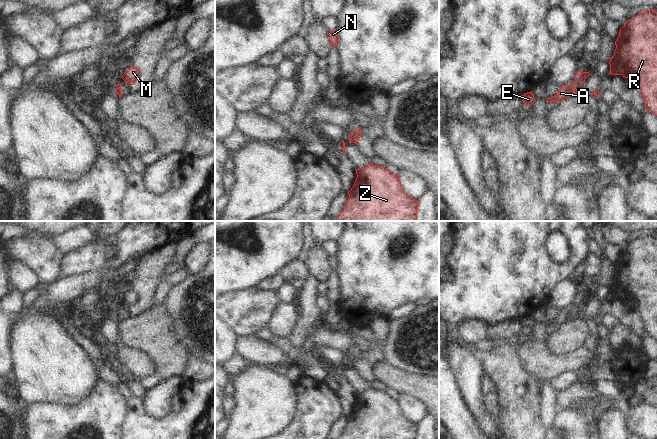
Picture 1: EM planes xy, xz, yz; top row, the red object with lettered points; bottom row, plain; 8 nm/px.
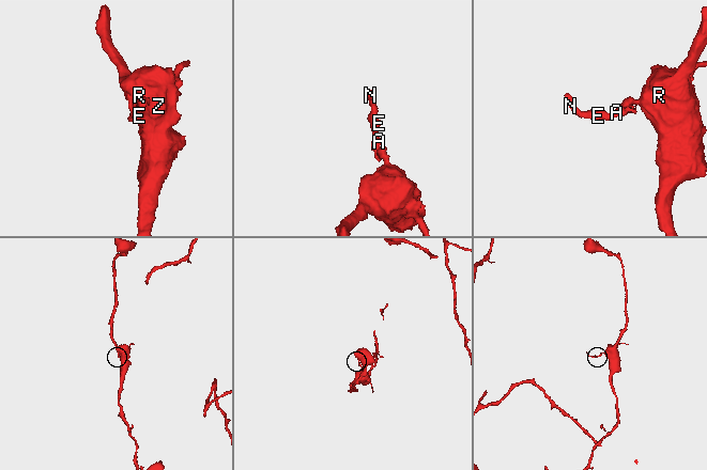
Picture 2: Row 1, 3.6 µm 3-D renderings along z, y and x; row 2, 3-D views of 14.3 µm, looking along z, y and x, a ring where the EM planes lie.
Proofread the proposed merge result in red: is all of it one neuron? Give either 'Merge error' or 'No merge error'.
Merge error

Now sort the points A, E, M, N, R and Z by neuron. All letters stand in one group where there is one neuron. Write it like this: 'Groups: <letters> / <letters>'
Groups: A E N / M R Z

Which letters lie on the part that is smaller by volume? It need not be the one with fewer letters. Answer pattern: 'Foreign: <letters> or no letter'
Foreign: A, E, N

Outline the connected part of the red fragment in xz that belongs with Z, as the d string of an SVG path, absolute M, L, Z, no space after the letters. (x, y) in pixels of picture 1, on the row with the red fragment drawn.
M372 163L356 169L356 174L355 183L348 192L348 201L335 221L417 221L419 201L404 192L399 175Z

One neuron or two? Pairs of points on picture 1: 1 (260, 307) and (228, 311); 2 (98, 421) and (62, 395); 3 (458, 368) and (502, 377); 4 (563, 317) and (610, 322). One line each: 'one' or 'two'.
1: one
2: two
3: two
4: one

